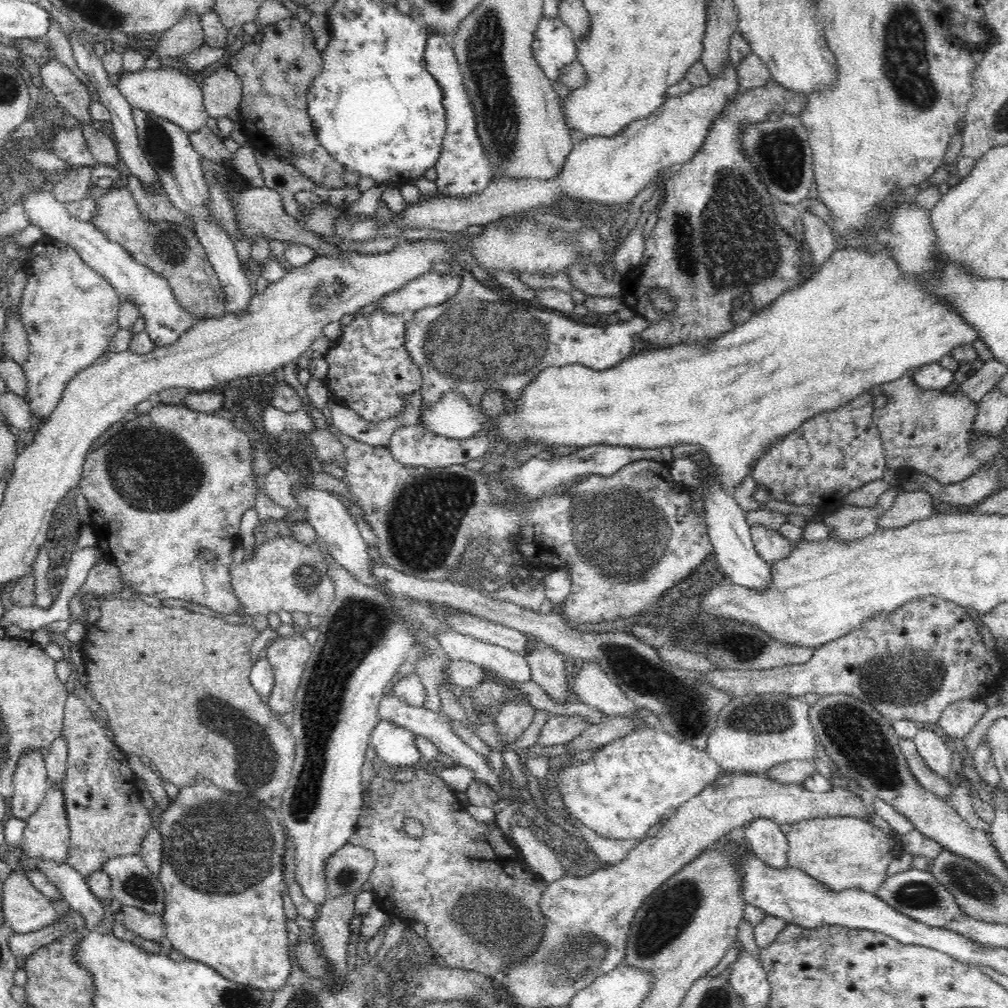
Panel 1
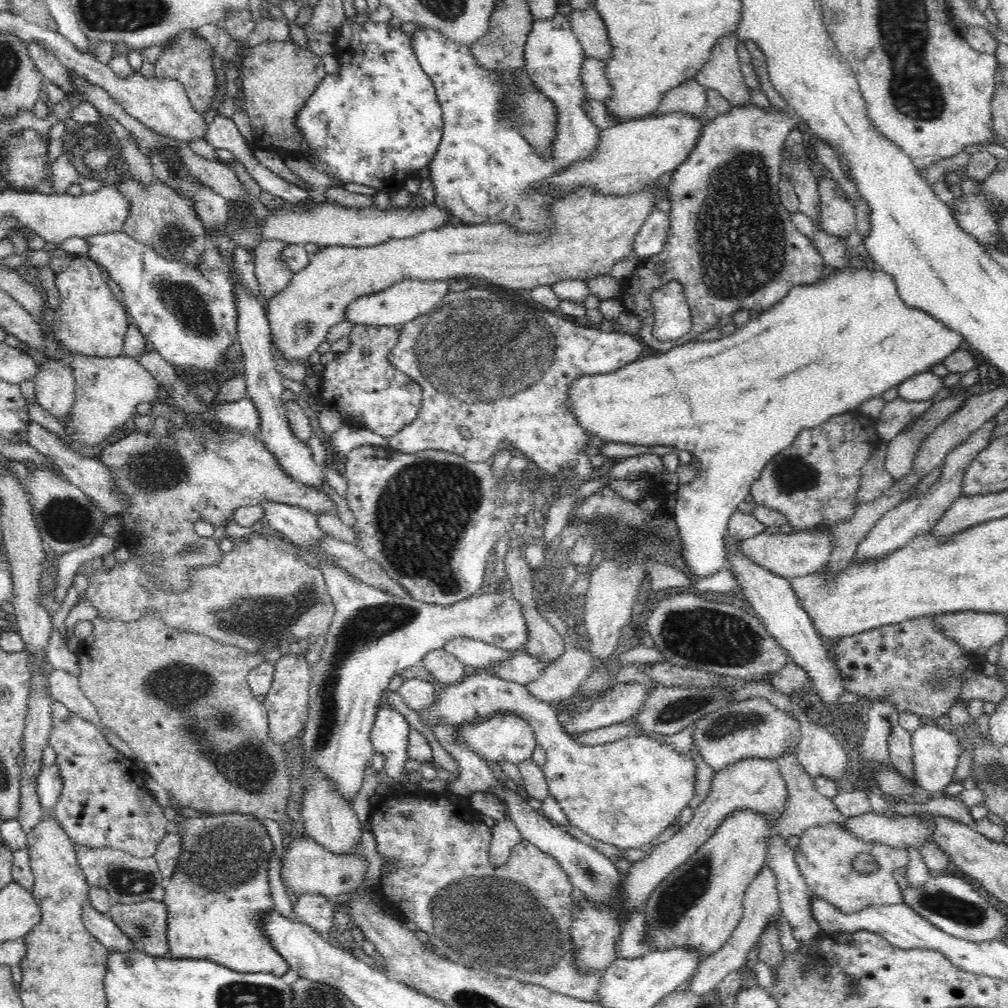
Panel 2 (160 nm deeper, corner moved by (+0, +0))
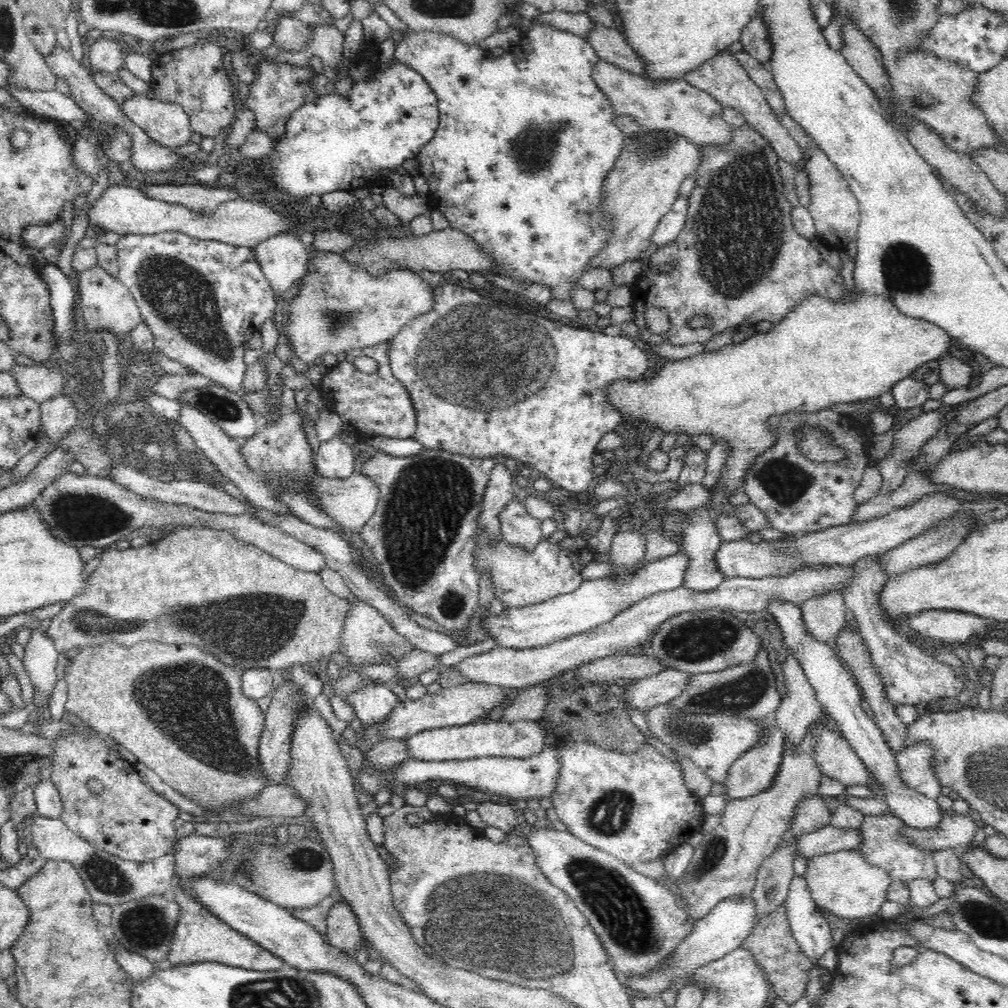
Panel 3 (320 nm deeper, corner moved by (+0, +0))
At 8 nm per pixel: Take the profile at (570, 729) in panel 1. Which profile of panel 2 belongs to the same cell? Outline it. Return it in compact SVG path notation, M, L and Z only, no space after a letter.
M615 683L614 688L596 699L589 710L581 711L562 725L569 736L582 735L598 728L613 726L639 716L651 696L642 684Z

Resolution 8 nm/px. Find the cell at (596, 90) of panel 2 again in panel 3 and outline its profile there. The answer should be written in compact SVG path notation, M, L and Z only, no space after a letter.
M599 59L592 68L592 77L617 115L631 116L645 129L670 130L685 136L690 143L702 146L726 146L734 131L722 118L723 106L707 92L692 86L683 78L652 81L632 74L615 64Z

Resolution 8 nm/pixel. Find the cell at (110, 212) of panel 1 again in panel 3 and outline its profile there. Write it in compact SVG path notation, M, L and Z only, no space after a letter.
M198 182L182 186L147 185L142 190L151 200L182 206L208 215L213 214L224 202L242 199L234 188L209 188Z

